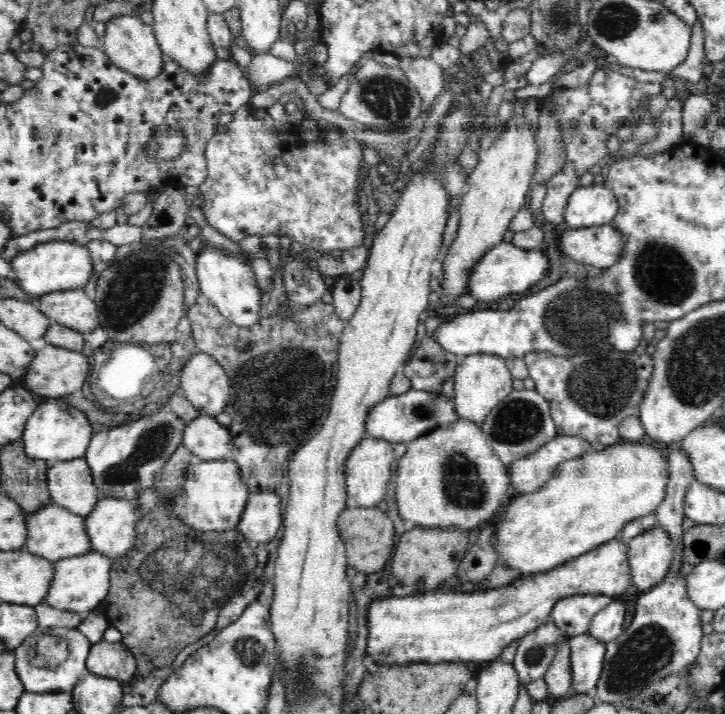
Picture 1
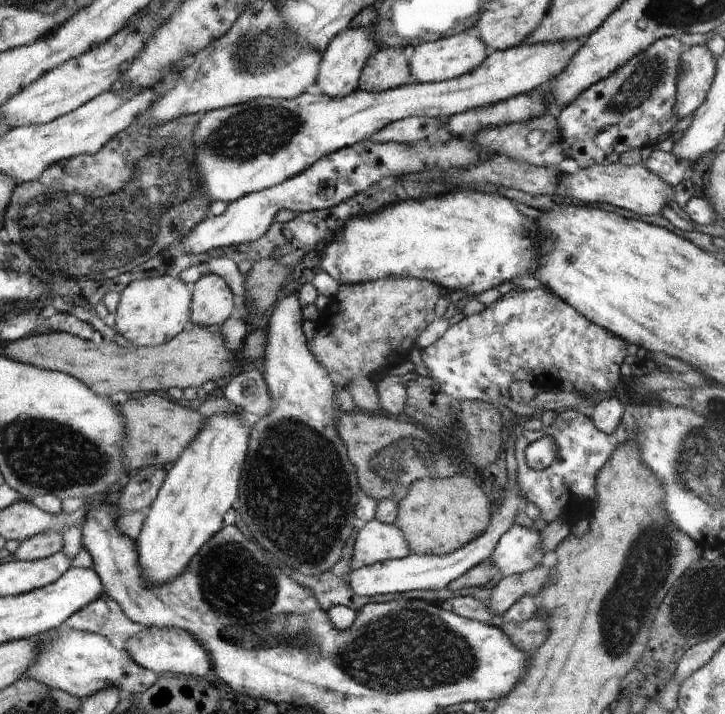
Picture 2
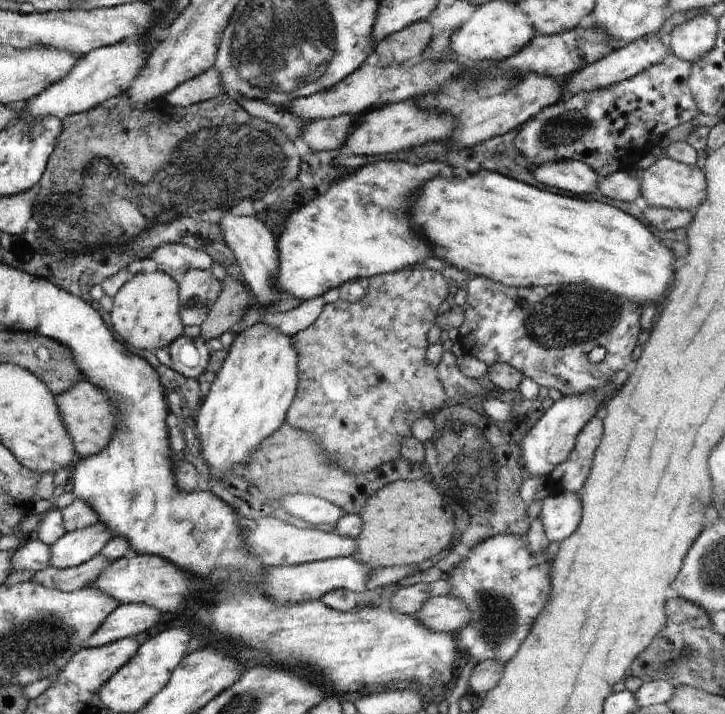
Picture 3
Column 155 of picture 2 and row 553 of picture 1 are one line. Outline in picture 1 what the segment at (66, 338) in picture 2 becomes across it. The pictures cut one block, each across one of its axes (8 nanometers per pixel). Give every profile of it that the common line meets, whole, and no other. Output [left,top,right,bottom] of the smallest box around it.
[337,507,395,574]

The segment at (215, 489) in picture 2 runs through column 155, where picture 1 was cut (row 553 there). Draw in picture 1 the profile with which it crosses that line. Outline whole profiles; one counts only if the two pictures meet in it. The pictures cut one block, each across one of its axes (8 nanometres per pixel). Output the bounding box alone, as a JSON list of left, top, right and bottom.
[492,438,668,576]

